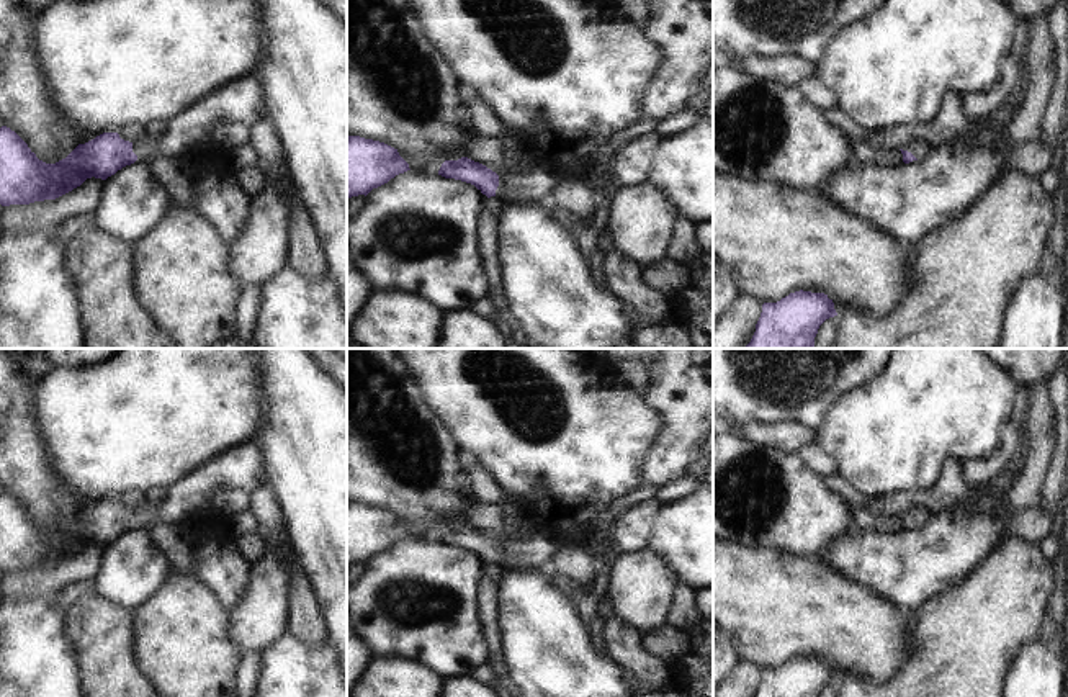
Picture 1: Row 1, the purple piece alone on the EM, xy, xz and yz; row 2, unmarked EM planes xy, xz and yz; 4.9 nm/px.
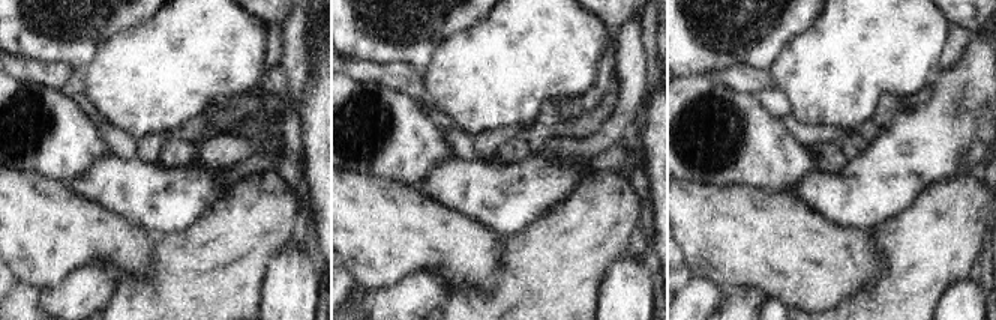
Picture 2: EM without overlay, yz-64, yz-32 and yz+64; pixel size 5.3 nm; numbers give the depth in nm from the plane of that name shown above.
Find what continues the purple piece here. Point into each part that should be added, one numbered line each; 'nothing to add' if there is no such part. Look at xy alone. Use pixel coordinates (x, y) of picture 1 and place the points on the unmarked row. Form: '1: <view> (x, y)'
1: xy (241, 467)

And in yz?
1: yz (918, 514)

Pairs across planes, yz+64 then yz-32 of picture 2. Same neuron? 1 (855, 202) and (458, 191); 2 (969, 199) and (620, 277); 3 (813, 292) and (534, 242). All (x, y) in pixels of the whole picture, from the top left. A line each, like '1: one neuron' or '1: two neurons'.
1: one neuron
2: two neurons
3: two neurons

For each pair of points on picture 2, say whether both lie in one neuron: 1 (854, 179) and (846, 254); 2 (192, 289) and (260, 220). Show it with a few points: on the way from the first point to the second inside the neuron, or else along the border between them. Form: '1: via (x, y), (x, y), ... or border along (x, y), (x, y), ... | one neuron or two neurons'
1: border along (818, 211), (840, 224), (869, 232) | two neurons
2: via (209, 272), (243, 236) | one neuron

